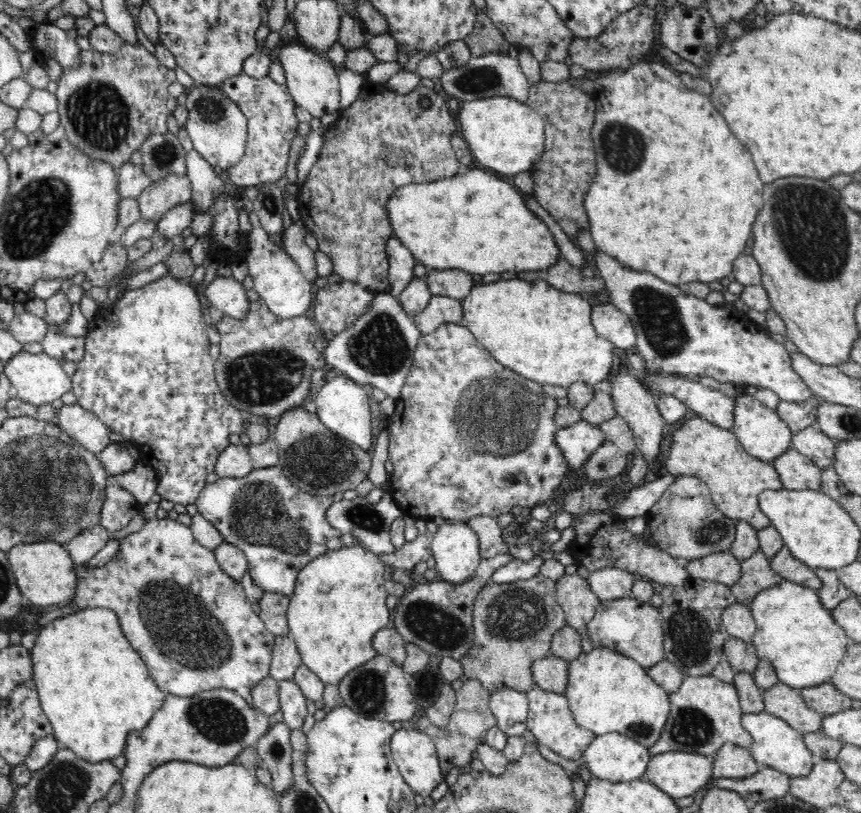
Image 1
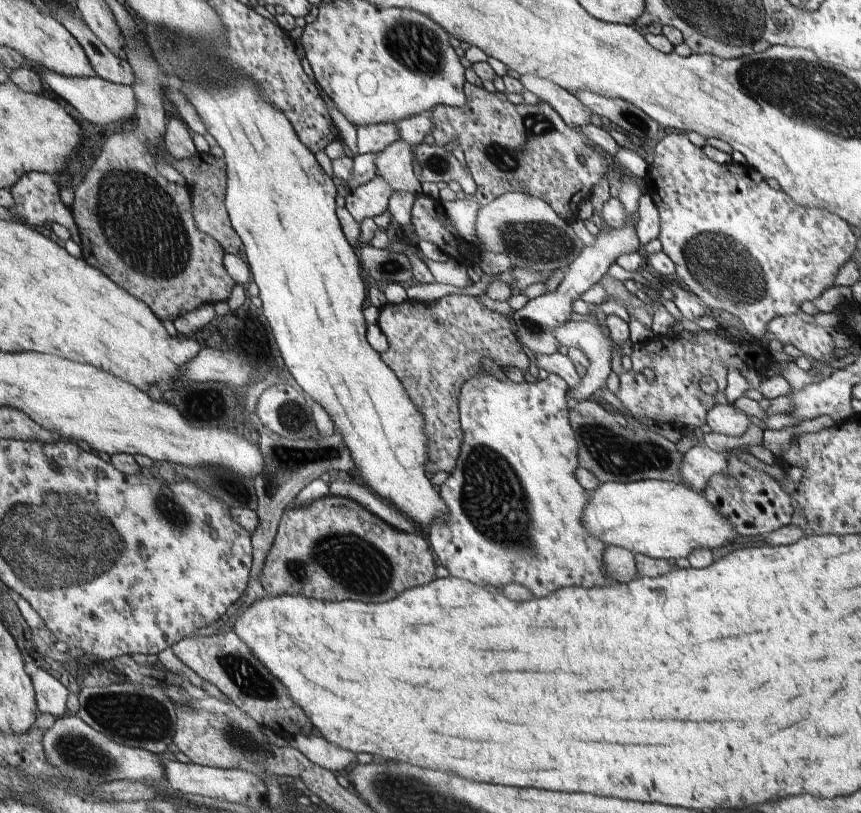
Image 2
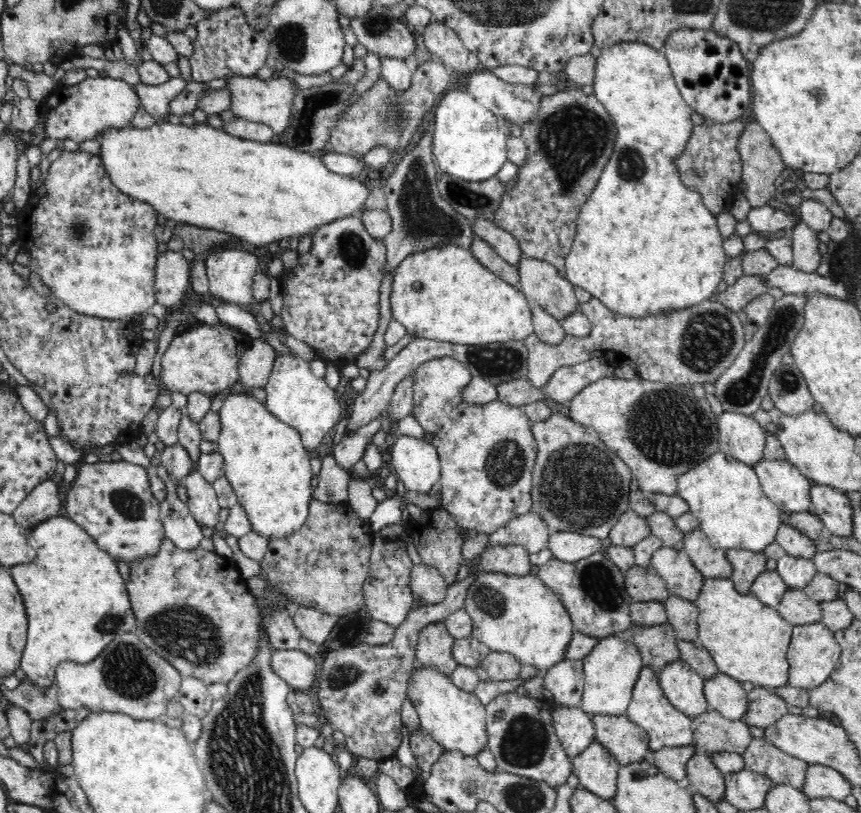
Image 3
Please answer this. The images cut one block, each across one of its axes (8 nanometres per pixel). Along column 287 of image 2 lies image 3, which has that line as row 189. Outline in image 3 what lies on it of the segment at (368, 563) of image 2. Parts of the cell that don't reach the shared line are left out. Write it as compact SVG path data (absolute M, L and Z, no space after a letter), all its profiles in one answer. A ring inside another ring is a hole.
M560 90L552 96L542 96L538 116L520 128L520 136L528 144L528 156L520 166L516 184L502 196L492 220L518 240L526 258L552 264L558 268L560 276L566 278L566 258L572 254L574 236L578 232L576 222L582 206L588 202L588 196L592 196L610 156L614 154L616 126L604 104L594 94L586 94L582 90Z

